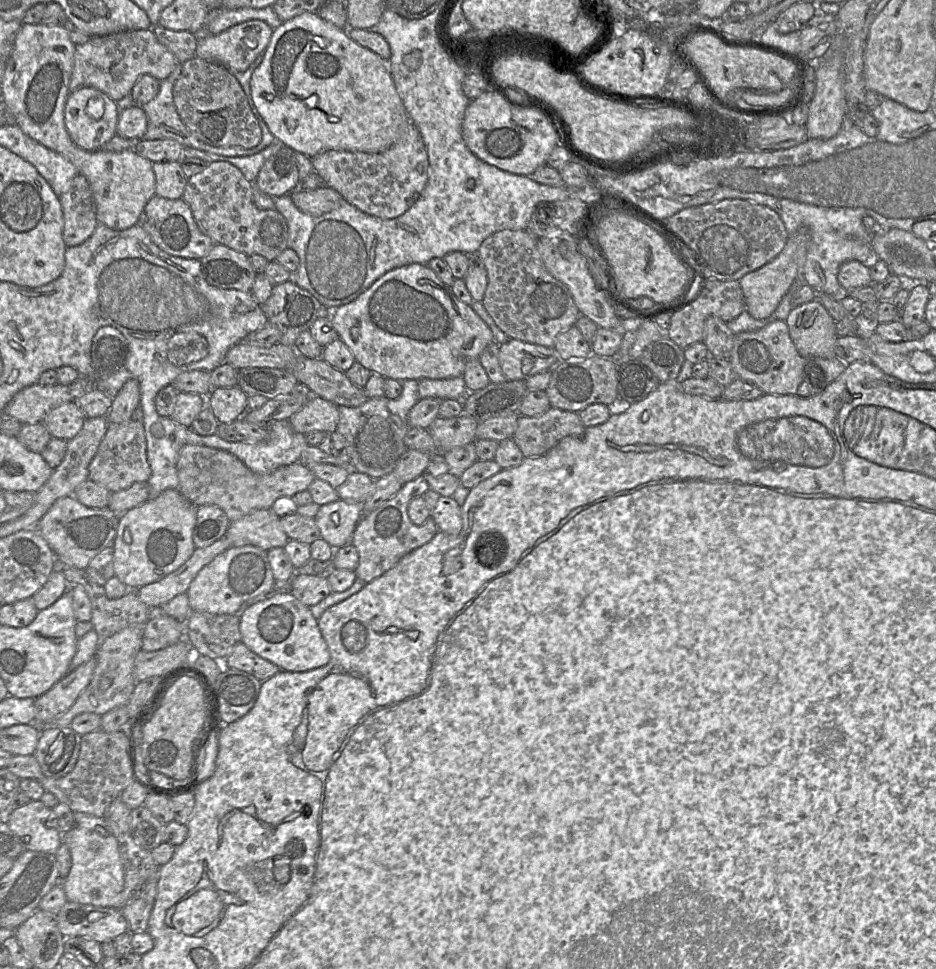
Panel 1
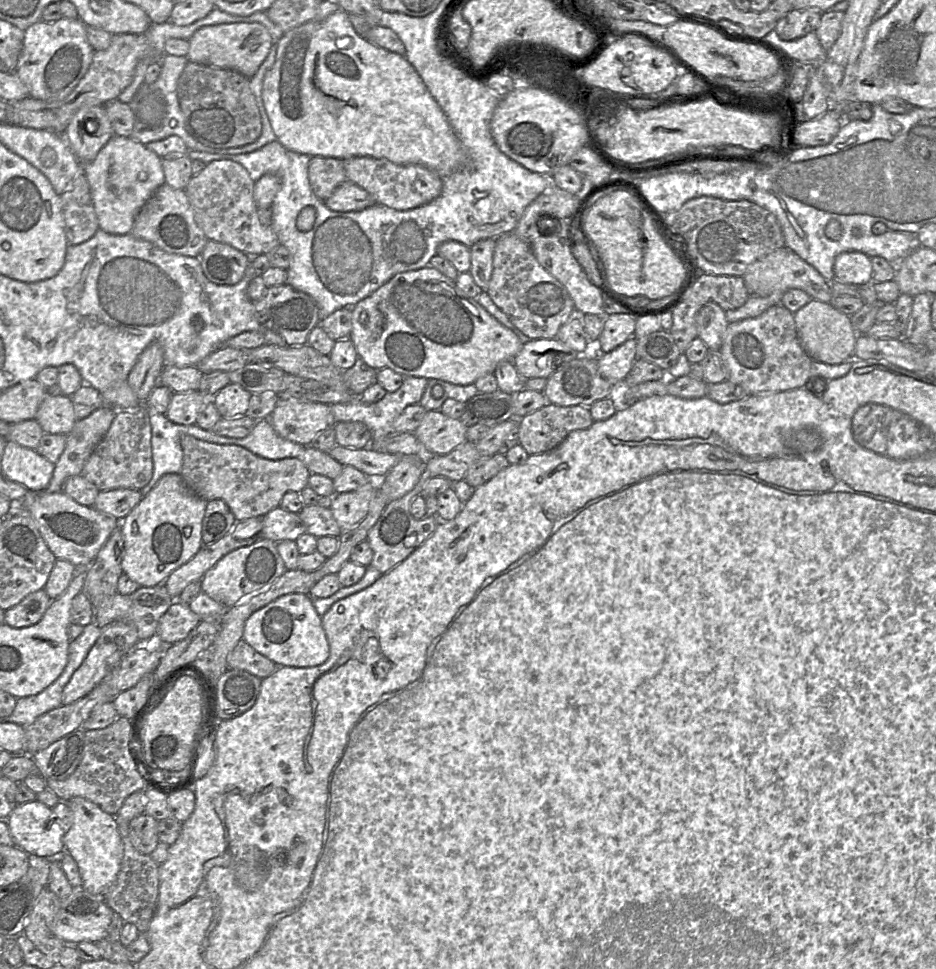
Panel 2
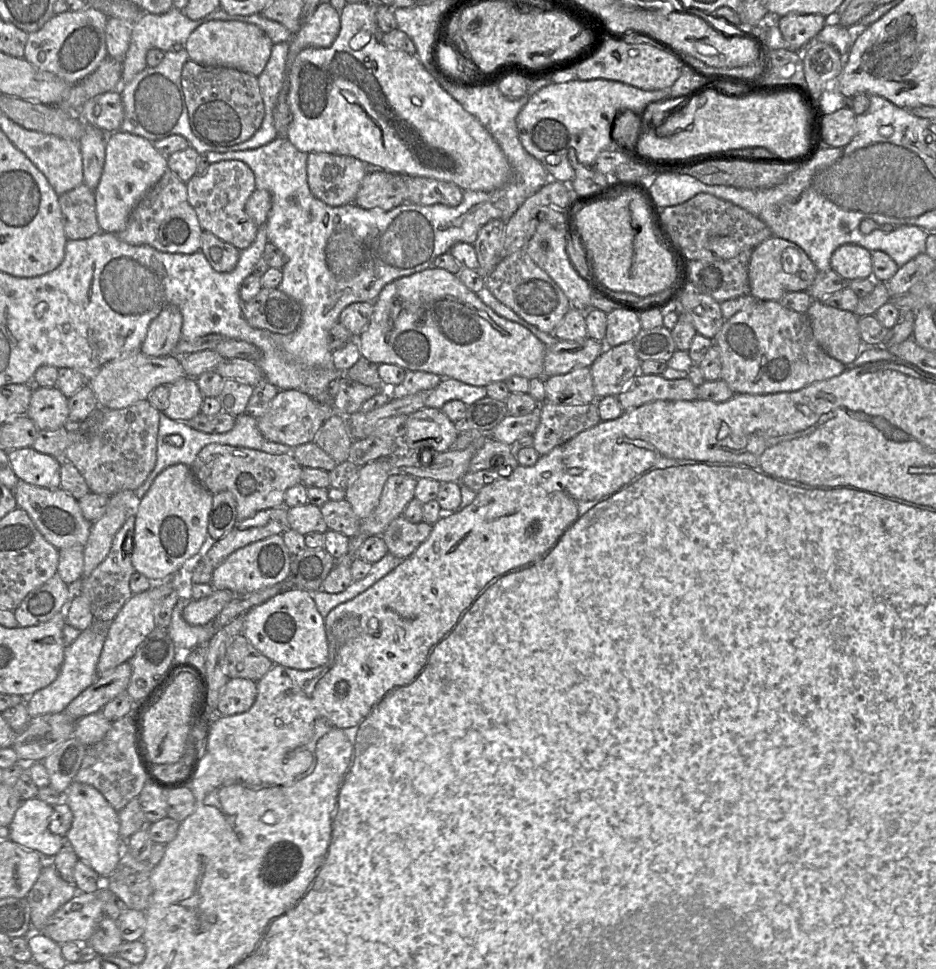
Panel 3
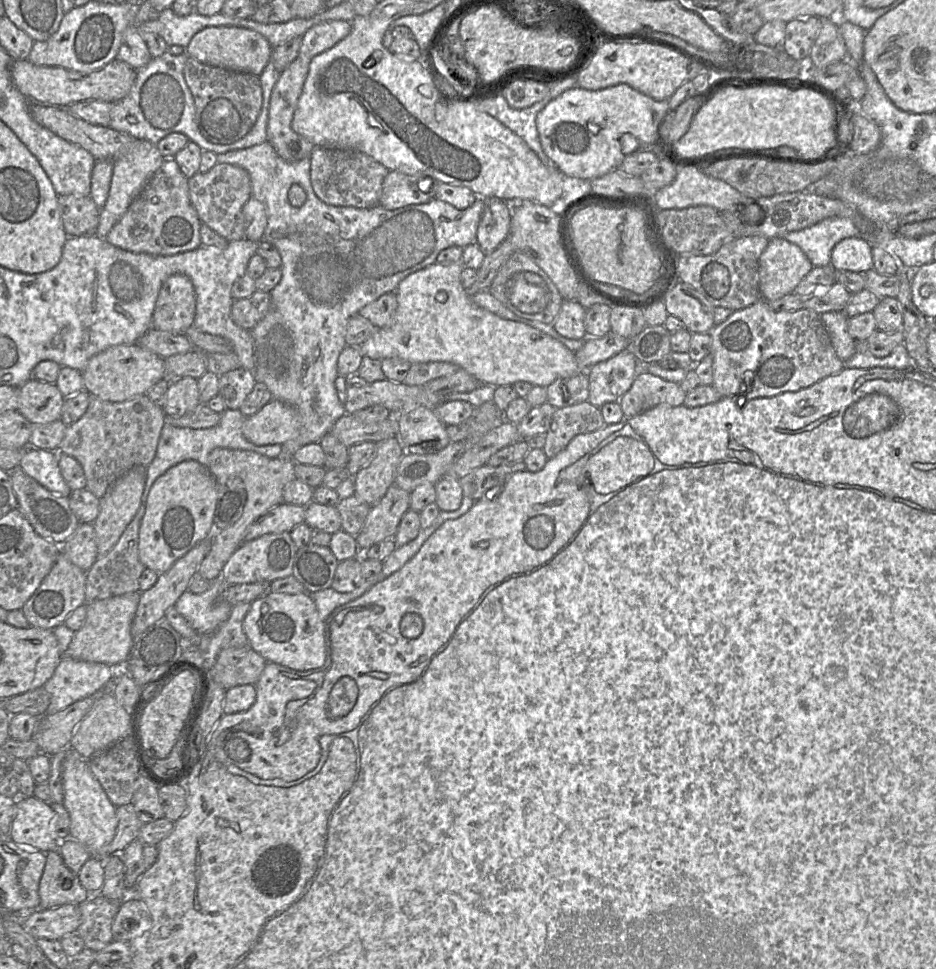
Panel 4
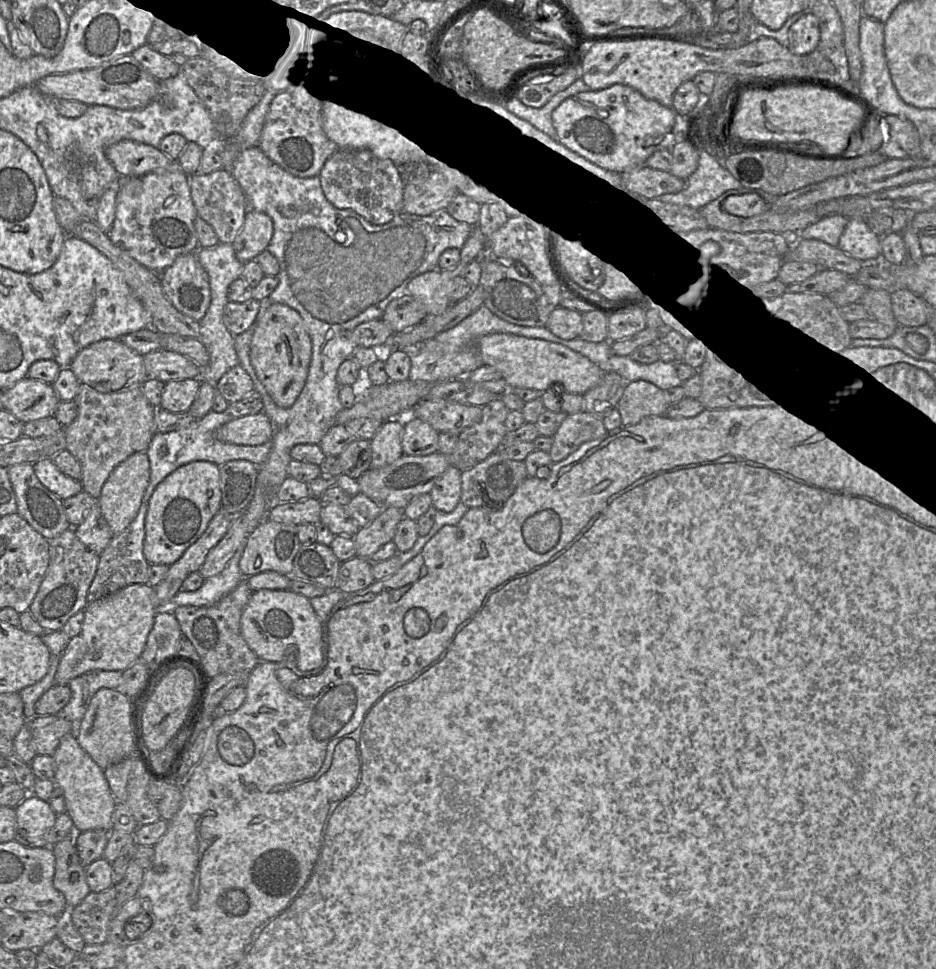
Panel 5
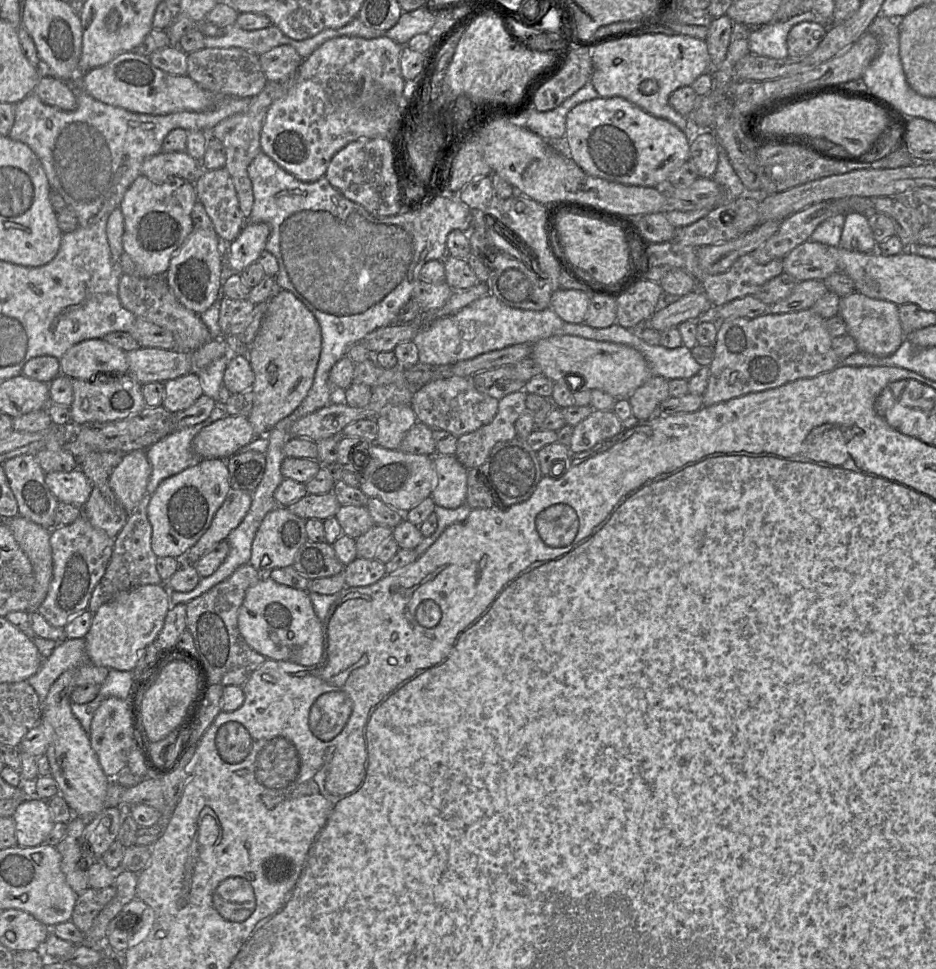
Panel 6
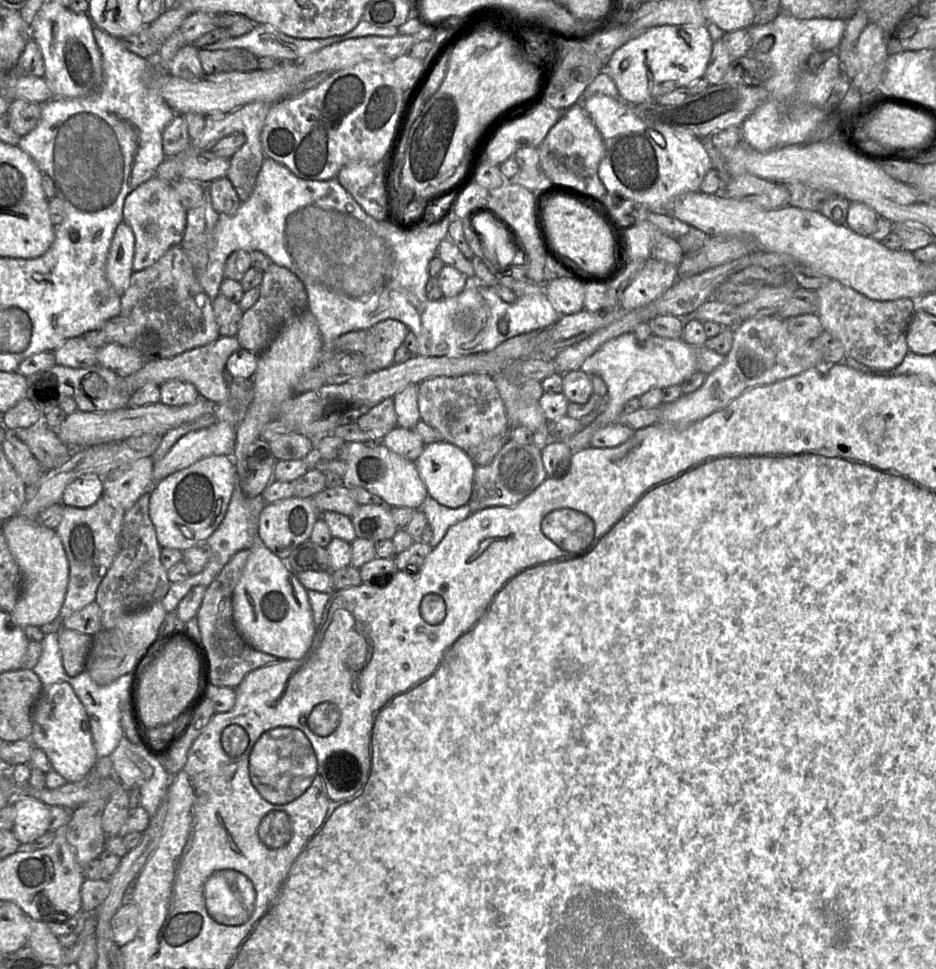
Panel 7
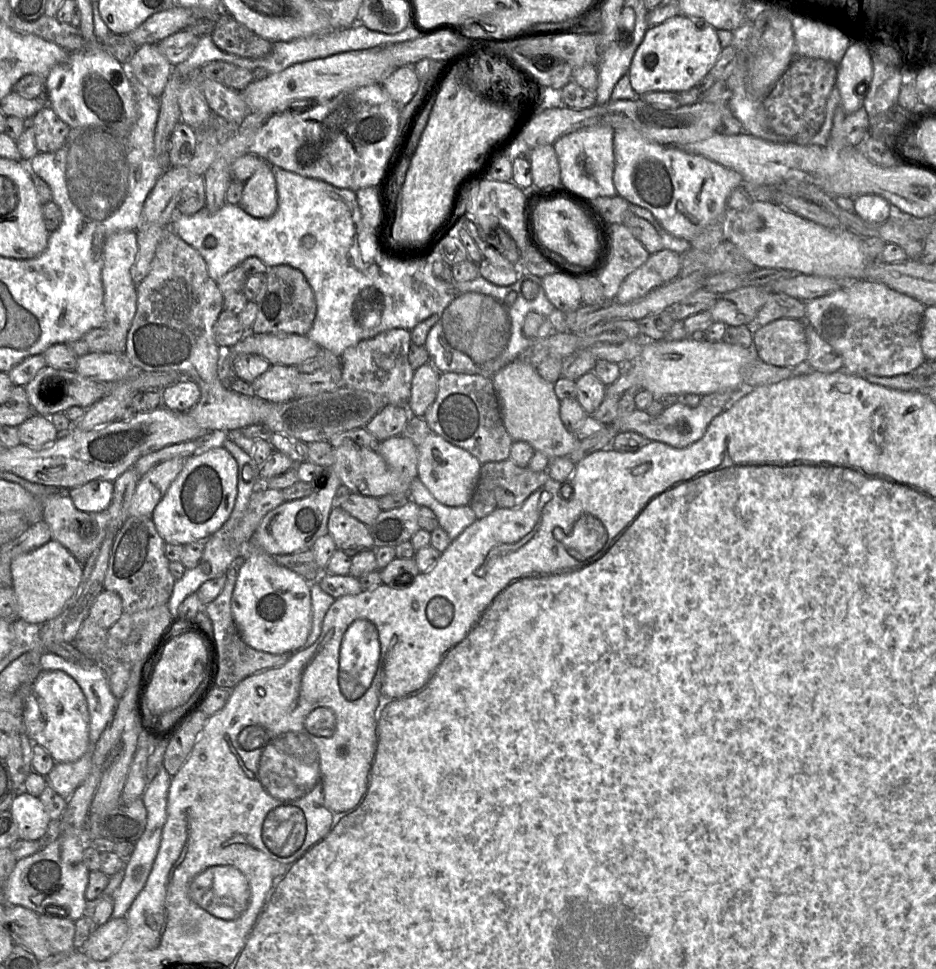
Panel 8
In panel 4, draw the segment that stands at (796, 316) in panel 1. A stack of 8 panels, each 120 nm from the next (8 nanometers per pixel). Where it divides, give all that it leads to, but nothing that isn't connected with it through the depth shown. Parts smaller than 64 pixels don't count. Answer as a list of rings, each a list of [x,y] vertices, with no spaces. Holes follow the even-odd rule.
[[[842,311],[825,312],[820,315],[832,346],[843,362],[858,351],[858,343],[848,330],[848,317]]]

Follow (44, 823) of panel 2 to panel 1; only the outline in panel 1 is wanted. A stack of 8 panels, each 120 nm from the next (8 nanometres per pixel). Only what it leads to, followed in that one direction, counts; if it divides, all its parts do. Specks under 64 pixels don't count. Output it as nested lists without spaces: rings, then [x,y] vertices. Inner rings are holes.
[[[31,800],[11,813],[8,826],[22,841],[24,851],[55,854],[62,844],[62,833],[46,825],[50,811],[41,800]]]

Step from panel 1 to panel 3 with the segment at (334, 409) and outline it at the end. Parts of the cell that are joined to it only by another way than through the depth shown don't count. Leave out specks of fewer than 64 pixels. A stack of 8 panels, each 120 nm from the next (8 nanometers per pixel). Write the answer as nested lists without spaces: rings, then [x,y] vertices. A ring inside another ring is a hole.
[[[280,390],[265,414],[257,419],[258,429],[268,440],[288,445],[292,449],[314,441],[324,424],[319,404],[310,396],[297,390]]]

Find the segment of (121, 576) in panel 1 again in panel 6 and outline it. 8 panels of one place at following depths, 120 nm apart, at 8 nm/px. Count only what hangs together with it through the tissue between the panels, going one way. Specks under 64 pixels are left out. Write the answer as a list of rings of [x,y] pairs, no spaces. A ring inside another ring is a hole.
[[[203,459],[163,480],[151,495],[147,506],[154,554],[158,558],[183,555],[208,529],[230,490],[229,471],[224,459]]]

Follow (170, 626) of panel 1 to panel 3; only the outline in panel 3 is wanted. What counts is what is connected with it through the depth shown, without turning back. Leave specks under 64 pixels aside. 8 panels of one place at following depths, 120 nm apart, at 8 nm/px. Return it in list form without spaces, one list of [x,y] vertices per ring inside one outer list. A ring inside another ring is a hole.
[[[214,590],[207,597],[191,600],[183,609],[182,616],[190,625],[204,625],[210,623],[233,598],[230,590]]]

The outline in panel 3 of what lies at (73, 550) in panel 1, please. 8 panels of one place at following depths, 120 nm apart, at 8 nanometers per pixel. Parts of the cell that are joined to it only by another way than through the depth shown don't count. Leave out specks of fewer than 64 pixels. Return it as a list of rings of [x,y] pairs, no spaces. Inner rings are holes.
[[[19,480],[14,488],[14,495],[17,501],[17,507],[27,512],[39,532],[55,548],[60,550],[74,545],[85,546],[92,523],[83,516],[78,500],[62,488],[42,488]]]

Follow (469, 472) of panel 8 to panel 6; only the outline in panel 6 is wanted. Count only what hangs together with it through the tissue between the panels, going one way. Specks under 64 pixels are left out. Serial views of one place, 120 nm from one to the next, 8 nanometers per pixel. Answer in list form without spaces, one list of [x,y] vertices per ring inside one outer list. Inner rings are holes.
[[[435,454],[436,483],[431,498],[437,506],[456,509],[466,501],[468,470],[455,455]]]

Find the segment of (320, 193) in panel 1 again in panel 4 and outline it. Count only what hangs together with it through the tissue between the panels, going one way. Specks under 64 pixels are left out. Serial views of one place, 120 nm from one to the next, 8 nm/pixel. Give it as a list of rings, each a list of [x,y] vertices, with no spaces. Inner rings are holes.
[[[389,171],[383,180],[378,205],[387,210],[395,210],[427,203],[435,199],[439,183],[428,175]]]

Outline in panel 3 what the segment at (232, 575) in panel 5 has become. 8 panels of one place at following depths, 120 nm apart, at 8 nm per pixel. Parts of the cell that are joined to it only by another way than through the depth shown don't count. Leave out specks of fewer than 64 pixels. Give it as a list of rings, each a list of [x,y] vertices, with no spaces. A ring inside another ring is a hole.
[[[178,597],[173,608],[171,623],[167,627],[178,650],[178,656],[197,646],[206,646],[218,629],[214,627],[214,622],[204,625],[190,625],[184,620],[183,609],[191,600],[191,597]]]

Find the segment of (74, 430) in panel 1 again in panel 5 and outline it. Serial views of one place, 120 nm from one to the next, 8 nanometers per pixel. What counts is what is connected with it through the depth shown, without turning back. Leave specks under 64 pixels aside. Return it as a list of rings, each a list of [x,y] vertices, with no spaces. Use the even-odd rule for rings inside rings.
[[[28,376],[2,392],[3,408],[23,423],[53,416],[60,402],[52,384]]]

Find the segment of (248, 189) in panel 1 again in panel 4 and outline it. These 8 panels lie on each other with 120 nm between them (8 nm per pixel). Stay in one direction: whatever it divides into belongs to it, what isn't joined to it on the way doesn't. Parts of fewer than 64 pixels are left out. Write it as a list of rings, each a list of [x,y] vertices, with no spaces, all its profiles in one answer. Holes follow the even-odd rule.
[[[216,163],[207,173],[197,172],[188,179],[189,198],[201,223],[228,242],[245,238],[243,206],[252,197],[249,174],[241,167]]]

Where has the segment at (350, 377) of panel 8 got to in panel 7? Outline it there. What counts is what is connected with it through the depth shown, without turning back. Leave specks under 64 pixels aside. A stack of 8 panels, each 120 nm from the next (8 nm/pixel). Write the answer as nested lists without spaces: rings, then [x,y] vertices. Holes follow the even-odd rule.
[[[395,319],[383,320],[369,328],[367,347],[361,354],[369,372],[392,367],[397,348],[403,344],[409,329]]]

